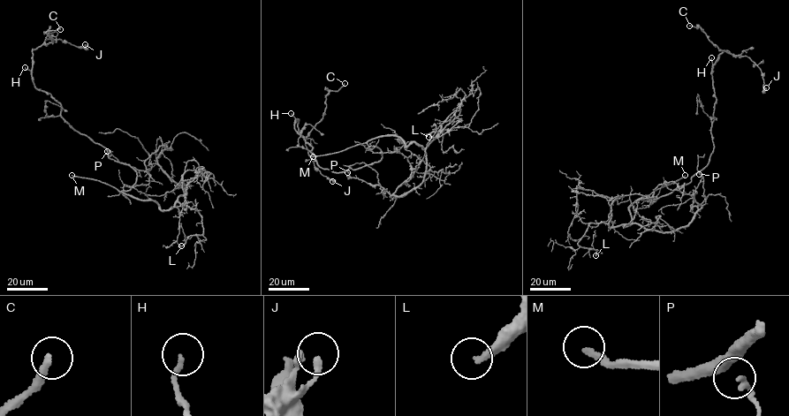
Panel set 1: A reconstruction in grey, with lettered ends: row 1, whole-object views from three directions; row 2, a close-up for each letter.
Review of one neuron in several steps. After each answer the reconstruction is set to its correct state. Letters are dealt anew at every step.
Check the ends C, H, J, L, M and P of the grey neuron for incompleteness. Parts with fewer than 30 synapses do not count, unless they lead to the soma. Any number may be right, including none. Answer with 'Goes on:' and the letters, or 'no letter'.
Goes on: C, L, M

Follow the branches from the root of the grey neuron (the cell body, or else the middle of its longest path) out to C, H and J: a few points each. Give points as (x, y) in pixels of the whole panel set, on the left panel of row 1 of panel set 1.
C: (121, 191), (135, 184), (135, 171), (79, 133), (34, 86), (33, 49), (60, 29)
H: (121, 191), (135, 184), (135, 171), (72, 127), (25, 67)
J: (121, 191), (135, 184), (135, 171), (72, 127), (61, 105), (33, 79), (33, 49), (46, 39), (85, 44)

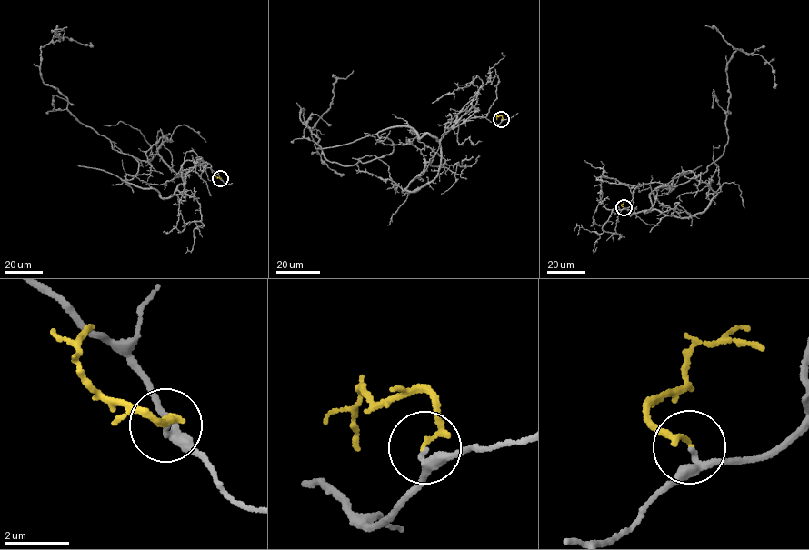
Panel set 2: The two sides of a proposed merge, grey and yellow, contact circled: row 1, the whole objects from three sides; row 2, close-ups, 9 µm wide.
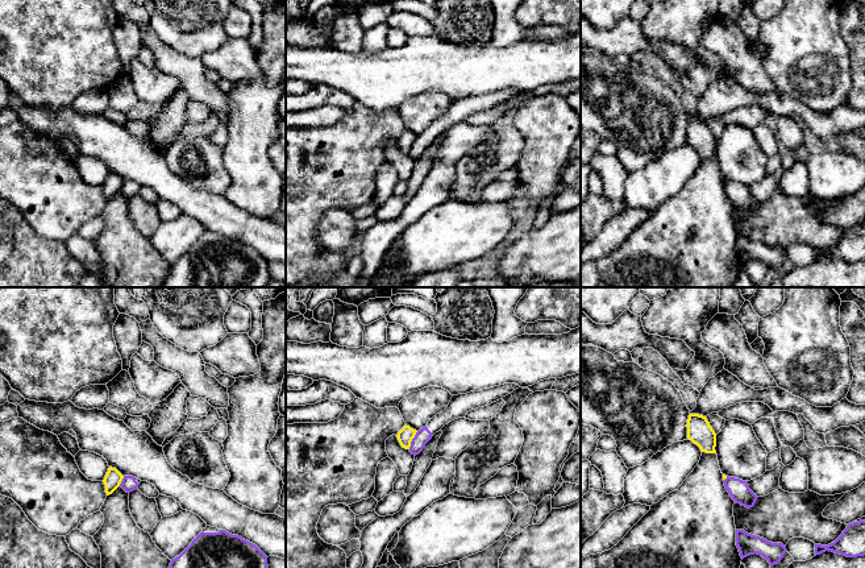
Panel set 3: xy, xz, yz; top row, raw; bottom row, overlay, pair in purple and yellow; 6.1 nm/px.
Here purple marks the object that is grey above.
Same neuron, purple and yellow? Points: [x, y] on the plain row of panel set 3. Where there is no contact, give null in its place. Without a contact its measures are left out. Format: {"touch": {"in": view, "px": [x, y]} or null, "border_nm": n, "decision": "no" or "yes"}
{"touch": {"in": "xz", "px": [412, 145]}, "border_nm": 130, "decision": "no"}

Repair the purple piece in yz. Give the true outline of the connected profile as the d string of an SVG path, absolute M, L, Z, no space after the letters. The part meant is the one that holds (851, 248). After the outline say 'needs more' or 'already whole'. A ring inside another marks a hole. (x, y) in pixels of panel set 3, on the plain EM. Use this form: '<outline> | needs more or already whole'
M865 225L853 227L847 231L843 239L831 249L815 249L815 261L826 256L857 262L865 260Z | already whole

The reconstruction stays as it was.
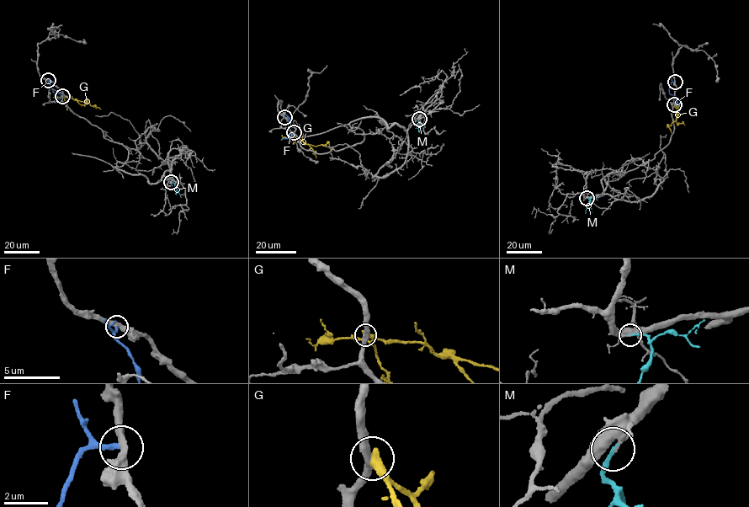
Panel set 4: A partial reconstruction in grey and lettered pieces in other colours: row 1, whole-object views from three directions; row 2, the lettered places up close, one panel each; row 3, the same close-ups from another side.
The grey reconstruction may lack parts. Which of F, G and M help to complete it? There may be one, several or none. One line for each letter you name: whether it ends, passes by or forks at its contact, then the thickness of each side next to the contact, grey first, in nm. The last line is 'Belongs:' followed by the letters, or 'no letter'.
M: it ends there; 130 nm thick on the grey side, 180 nm on the other
Belongs: M

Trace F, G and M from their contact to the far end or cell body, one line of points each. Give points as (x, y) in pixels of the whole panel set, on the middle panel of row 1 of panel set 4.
F: (284, 118), (287, 115), (291, 135), (280, 139)
G: (294, 132), (305, 143), (316, 146), (328, 143), (332, 152)
M: (419, 119), (422, 125), (418, 132)

